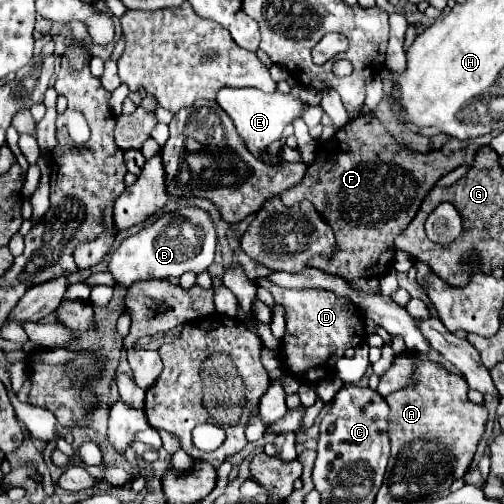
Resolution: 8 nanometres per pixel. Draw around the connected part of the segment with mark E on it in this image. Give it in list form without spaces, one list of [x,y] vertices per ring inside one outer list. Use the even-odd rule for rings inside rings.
[[[223,88],[219,90],[215,100],[231,116],[239,136],[245,140],[249,152],[257,160],[261,160],[261,156],[269,150],[269,146],[283,136],[283,130],[289,124],[293,124],[297,118],[303,116],[303,106],[305,106],[301,98],[293,98],[291,94],[281,94],[281,92],[267,94],[257,88],[239,88],[239,90]]]

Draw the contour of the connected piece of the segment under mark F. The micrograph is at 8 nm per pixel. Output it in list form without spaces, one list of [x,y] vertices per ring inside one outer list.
[[[361,114],[347,122],[343,128],[335,132],[335,136],[327,142],[319,142],[317,146],[317,156],[315,162],[307,168],[307,176],[303,178],[301,184],[297,184],[293,190],[287,190],[281,194],[281,202],[285,206],[293,204],[293,200],[309,200],[315,210],[325,218],[325,222],[333,228],[335,240],[337,240],[337,252],[333,260],[325,258],[313,258],[309,260],[309,266],[327,270],[329,274],[345,278],[345,282],[355,284],[371,274],[381,274],[379,266],[383,264],[383,254],[385,254],[385,272],[391,270],[393,260],[395,260],[395,246],[393,240],[397,234],[401,234],[409,222],[415,218],[423,198],[429,194],[429,190],[435,186],[439,178],[449,174],[461,164],[469,164],[473,160],[475,150],[465,148],[463,140],[451,138],[441,150],[435,152],[417,152],[411,150],[399,142],[385,130],[385,126],[379,122],[375,114]]]

